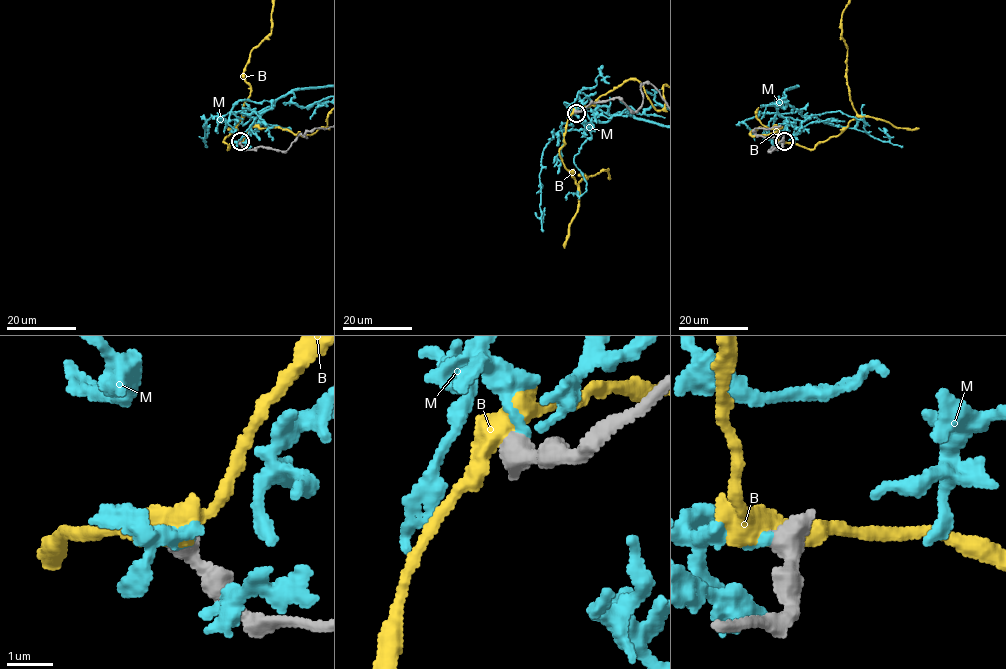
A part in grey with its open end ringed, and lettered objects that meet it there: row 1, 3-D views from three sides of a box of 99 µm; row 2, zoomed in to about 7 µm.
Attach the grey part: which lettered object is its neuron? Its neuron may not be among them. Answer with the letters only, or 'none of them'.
none of them

